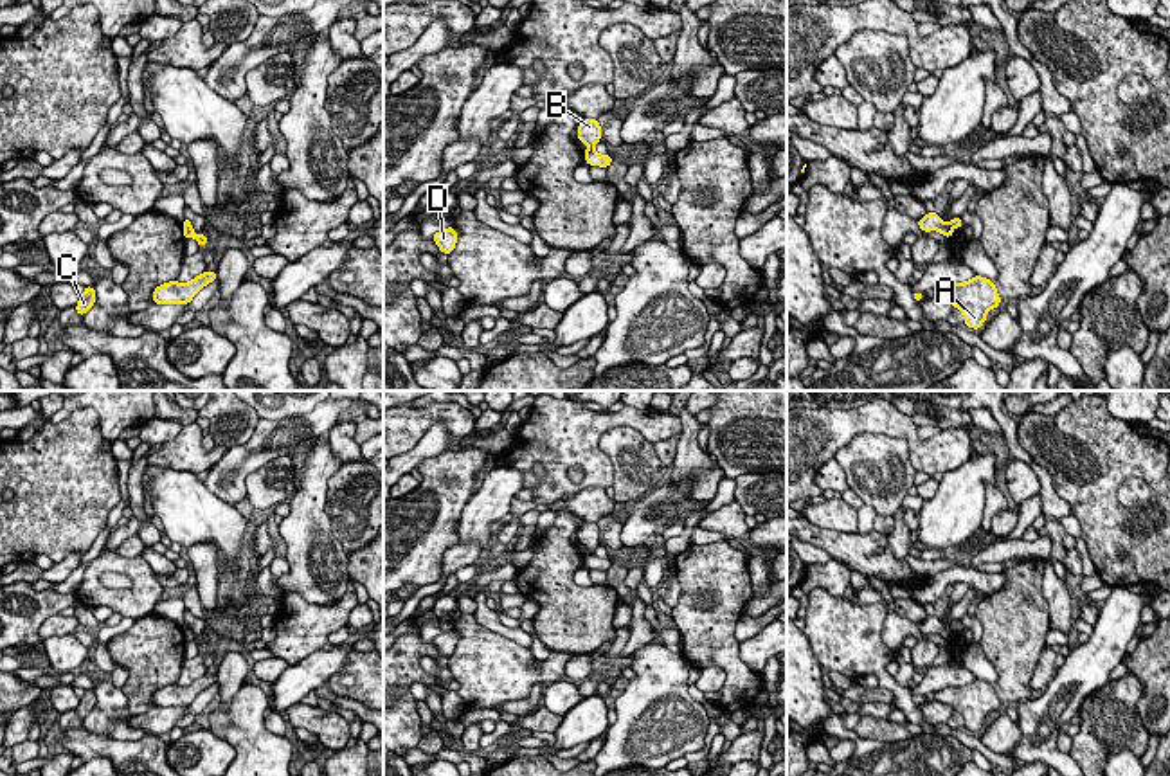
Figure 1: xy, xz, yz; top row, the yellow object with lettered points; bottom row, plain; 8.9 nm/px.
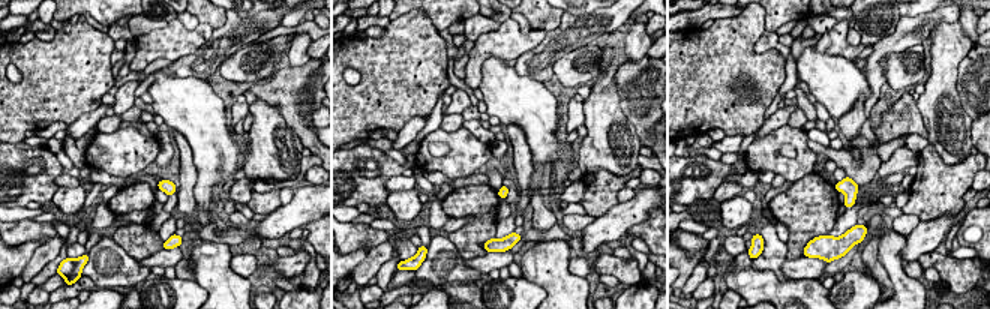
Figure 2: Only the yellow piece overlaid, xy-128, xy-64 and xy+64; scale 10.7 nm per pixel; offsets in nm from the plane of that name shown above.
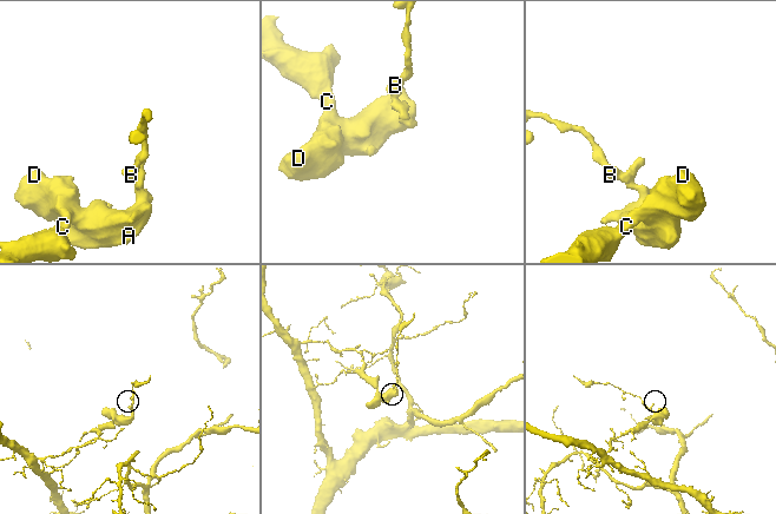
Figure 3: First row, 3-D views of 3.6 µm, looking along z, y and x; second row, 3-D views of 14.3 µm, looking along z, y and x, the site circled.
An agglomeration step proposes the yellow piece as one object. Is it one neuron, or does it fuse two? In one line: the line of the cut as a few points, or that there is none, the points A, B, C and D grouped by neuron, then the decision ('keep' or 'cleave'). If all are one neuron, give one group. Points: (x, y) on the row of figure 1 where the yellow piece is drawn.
cut in xz along (587, 150), (593, 152); A C D / B; cleave

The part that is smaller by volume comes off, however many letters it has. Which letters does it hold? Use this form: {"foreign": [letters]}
{"foreign": ["B"]}

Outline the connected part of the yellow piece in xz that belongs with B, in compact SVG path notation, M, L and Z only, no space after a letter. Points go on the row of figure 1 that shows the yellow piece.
M583 119L576 133L578 140L583 140L587 144L587 151L594 151L594 146L601 139L601 126L598 124L598 119Z

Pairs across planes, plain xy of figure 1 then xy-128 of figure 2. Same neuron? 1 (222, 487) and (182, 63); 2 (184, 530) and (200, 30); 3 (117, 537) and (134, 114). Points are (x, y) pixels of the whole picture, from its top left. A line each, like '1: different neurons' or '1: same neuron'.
1: same neuron
2: different neurons
3: different neurons

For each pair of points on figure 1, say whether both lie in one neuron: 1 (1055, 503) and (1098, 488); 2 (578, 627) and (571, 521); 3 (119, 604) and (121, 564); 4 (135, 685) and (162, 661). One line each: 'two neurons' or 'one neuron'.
1: two neurons
2: one neuron
3: one neuron
4: one neuron

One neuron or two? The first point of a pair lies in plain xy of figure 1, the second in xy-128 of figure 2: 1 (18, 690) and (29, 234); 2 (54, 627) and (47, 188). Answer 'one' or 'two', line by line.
1: one
2: two

